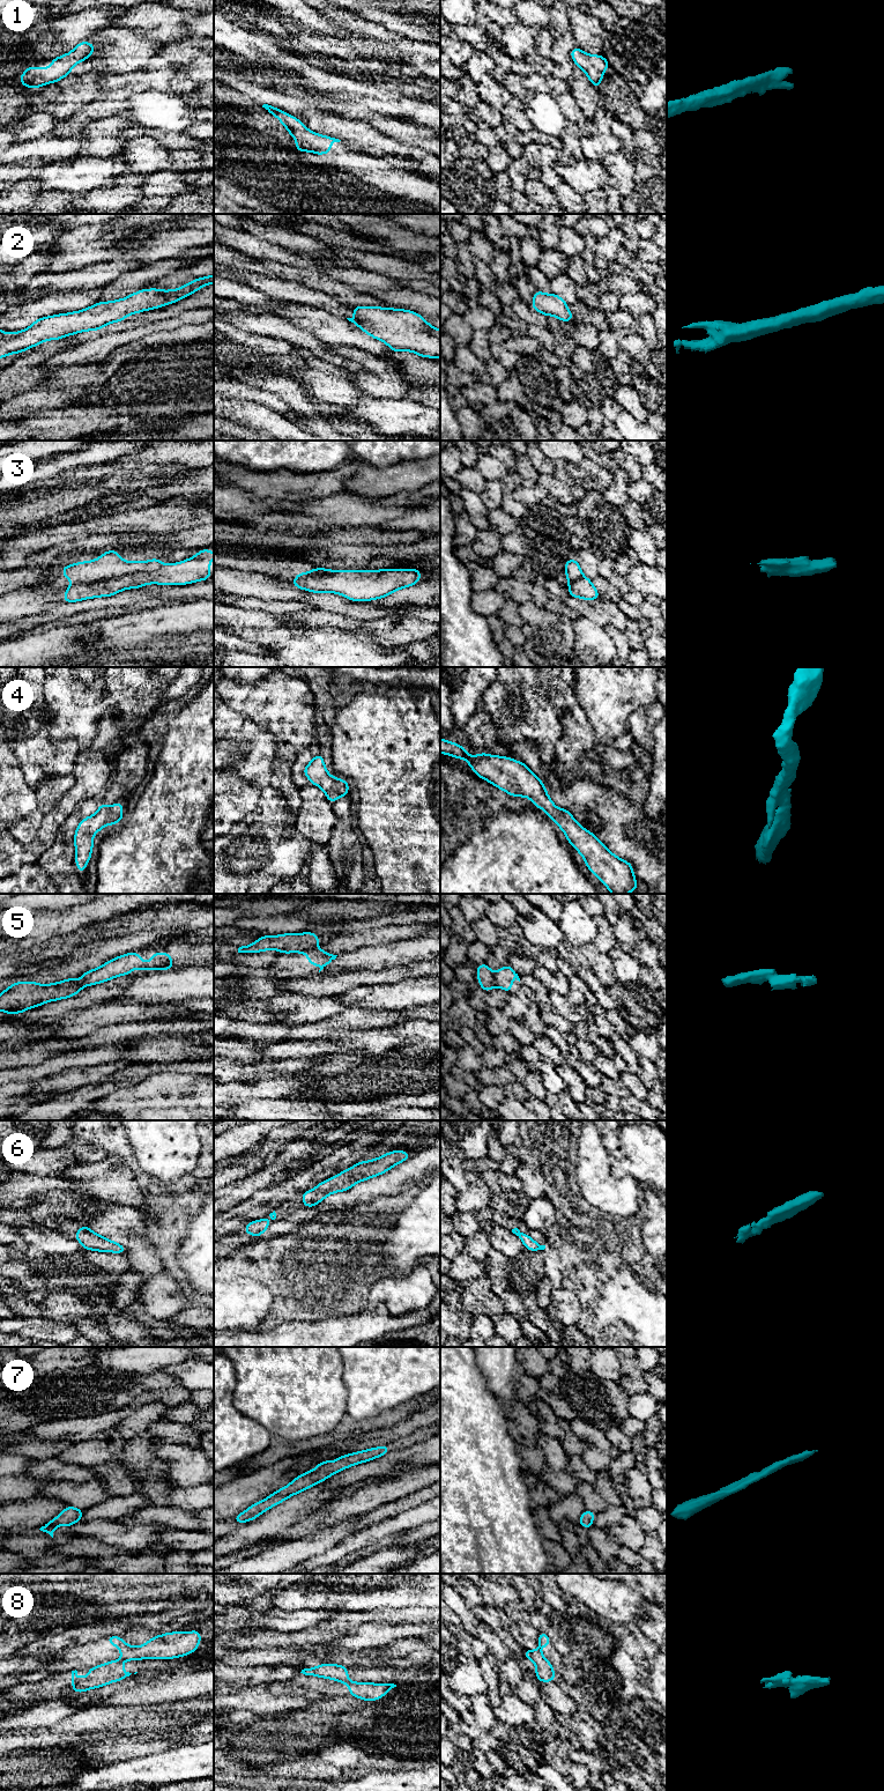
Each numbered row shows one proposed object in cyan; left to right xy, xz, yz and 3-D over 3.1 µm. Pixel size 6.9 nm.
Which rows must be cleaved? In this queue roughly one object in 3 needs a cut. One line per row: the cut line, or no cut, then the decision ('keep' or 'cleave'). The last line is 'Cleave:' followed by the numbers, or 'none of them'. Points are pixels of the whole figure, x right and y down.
1: no cut; keep
2: no cut; keep
3: cut in xy along (162, 564), (148, 571), (135, 571), (116, 577), (73, 584); cleave
4: no cut; keep
5: cut in xz along (314, 947), (302, 952); cleave
6: no cut; keep
7: no cut; keep
8: cut in xz along (349, 1680), (343, 1682); cleave
Cleave: 3, 5, 8

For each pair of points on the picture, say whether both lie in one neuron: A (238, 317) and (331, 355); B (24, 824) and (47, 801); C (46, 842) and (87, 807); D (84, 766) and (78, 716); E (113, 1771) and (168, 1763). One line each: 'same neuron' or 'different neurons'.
A: same neuron
B: same neuron
C: different neurons
D: different neurons
E: same neuron

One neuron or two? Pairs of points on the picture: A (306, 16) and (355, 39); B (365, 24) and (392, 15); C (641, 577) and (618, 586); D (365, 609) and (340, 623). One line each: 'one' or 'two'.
A: one
B: two
C: two
D: two

